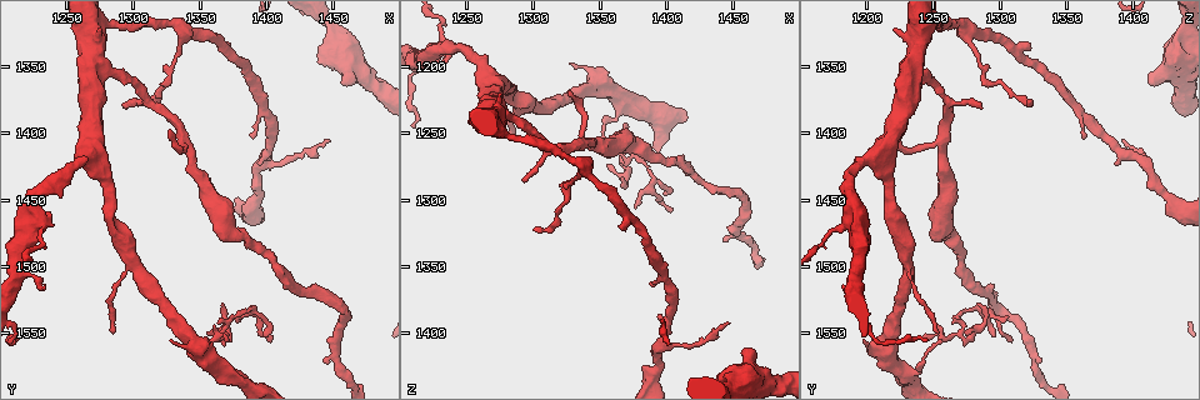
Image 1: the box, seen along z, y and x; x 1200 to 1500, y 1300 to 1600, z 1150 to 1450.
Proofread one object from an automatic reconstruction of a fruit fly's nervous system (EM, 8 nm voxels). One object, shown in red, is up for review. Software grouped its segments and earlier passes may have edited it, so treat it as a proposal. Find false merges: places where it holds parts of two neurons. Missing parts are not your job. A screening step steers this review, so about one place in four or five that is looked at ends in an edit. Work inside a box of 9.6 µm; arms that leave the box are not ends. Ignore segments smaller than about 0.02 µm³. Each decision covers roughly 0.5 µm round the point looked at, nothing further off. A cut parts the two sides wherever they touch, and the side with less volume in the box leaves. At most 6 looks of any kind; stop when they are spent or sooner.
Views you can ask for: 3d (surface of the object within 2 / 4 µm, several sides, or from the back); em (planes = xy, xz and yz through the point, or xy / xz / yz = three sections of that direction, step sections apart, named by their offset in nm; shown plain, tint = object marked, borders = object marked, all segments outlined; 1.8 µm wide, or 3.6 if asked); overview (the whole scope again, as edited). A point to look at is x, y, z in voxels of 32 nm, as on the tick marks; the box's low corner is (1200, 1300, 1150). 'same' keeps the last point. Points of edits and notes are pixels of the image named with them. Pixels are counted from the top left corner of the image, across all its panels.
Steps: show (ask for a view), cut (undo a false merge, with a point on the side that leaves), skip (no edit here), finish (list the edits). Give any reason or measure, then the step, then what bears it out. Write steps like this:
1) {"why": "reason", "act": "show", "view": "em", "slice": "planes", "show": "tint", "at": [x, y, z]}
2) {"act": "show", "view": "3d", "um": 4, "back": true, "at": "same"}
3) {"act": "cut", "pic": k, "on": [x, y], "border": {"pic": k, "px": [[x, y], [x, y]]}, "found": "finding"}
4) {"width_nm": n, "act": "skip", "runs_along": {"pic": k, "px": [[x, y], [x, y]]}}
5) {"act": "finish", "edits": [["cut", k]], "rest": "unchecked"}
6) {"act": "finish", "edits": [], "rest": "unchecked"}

{"why": "thick turns thin", "act": "show", "view": "em", "slice": "planes", "show": "tint", "at": [1354, 1438, 1262]}

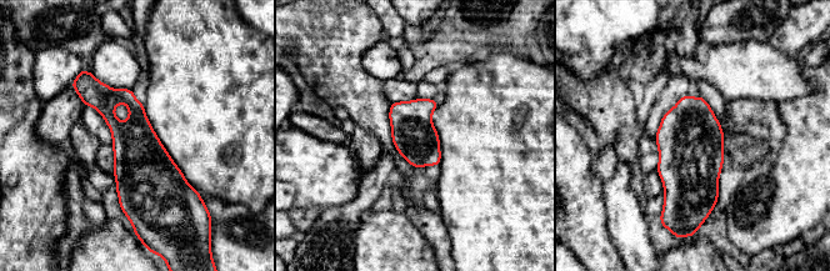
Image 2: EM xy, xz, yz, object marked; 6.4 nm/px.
{"width_nm": 280, "act": "skip", "found": "continuous, no second neuron"}

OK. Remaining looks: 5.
{"why": "branch point", "act": "show", "view": "em", "slice": "planes", "show": "plain", "at": [1368, 1550, 1268]}

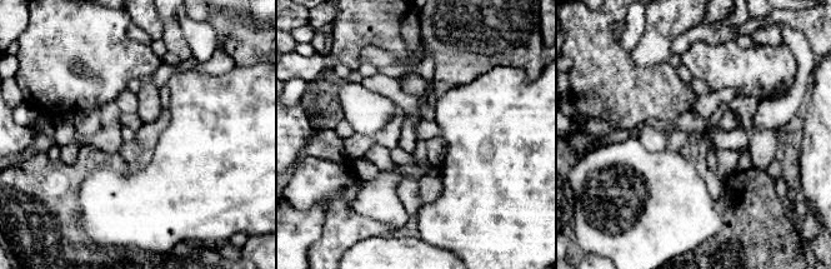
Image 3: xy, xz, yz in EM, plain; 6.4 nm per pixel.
{"why": "with the object marked", "act": "show", "view": "em", "slice": "planes", "show": "tint", "at": "same"}

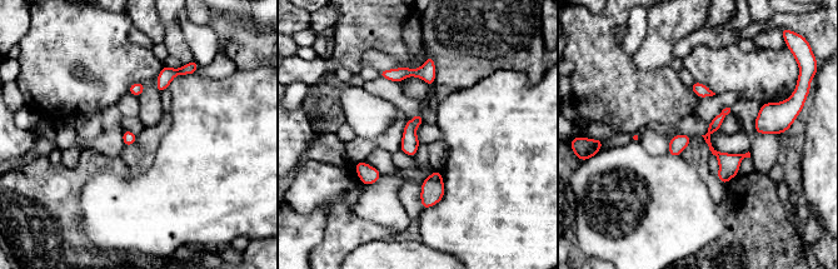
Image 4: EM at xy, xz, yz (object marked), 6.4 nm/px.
{"act": "skip", "runs_along": {"pic": 4, "px": [[721, 116], [708, 143], [724, 179]]}, "found": "all the same neuron"}

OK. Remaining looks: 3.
{"why": "sudden change in width", "act": "show", "view": "em", "um": 3.6, "slice": "xy", "step": 4, "show": "plain", "at": [1468, 1352, 1436]}

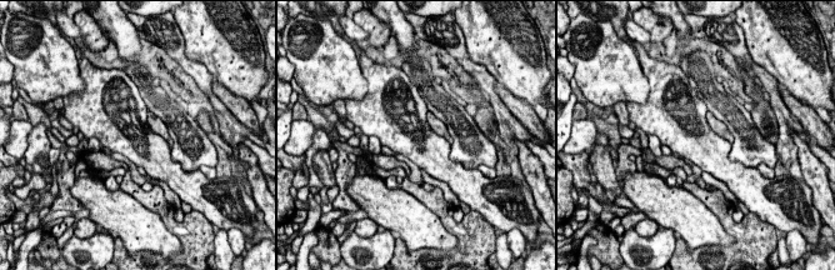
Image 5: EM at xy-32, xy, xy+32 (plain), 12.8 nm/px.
{"act": "show", "view": "em", "um": 3.6, "slice": "xy", "step": 4, "show": "borders", "at": "same"}

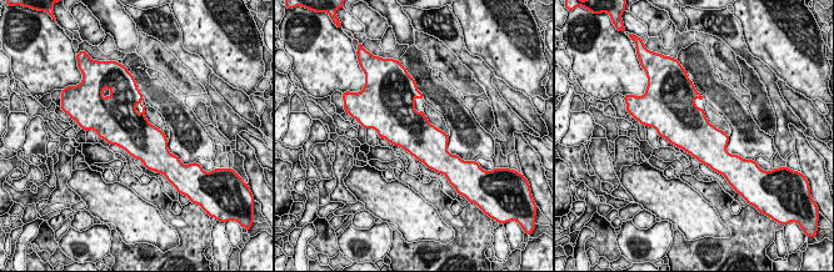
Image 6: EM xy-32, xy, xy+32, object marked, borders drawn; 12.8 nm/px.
{"act": "skip", "found": "continuous, no second neuron"}

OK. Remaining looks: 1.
{"act": "finish", "edits": [], "rest": "unchecked"}

